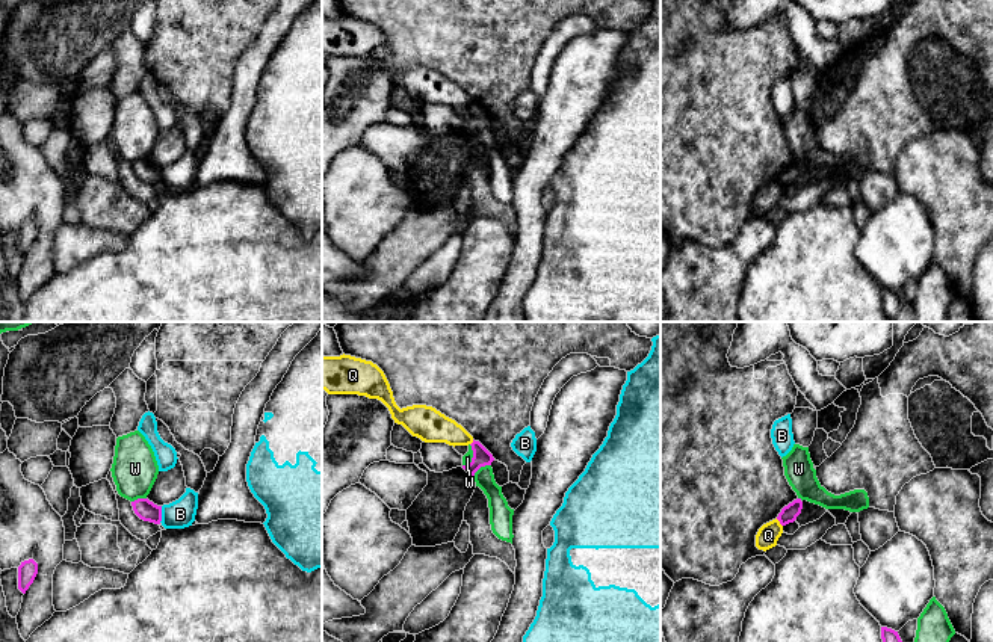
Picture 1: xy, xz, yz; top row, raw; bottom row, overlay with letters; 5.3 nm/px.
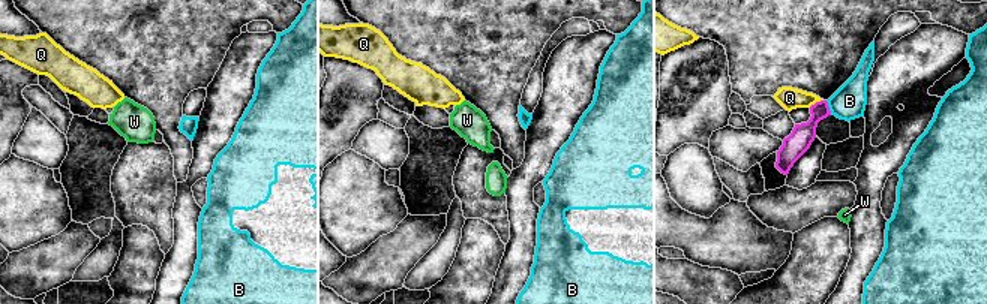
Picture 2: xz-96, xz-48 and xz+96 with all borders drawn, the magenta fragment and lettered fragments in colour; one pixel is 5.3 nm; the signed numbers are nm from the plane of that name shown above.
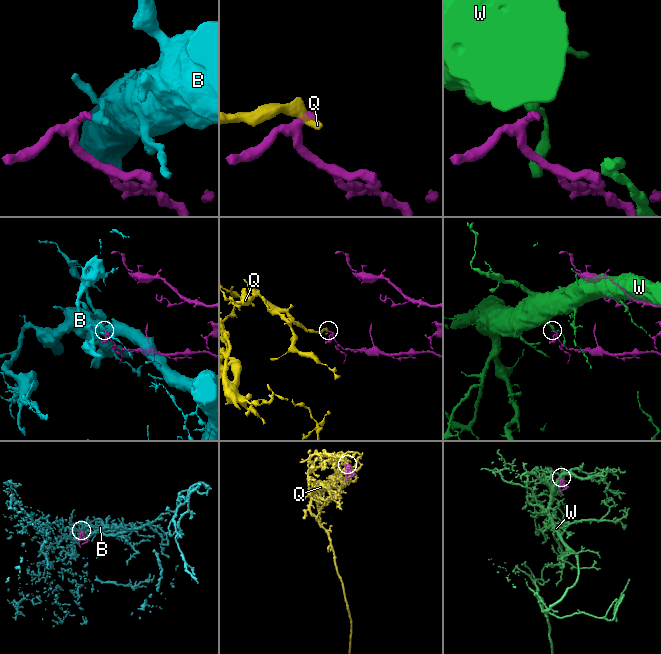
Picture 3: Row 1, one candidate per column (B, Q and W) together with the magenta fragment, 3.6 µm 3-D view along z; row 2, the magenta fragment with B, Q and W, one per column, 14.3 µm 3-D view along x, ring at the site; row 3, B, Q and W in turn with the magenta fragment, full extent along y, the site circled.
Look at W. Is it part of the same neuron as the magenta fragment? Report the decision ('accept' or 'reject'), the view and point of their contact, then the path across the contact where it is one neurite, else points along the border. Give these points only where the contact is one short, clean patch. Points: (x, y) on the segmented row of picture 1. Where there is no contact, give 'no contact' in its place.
reject; contact xz (479, 467); border xz (490, 464), (482, 466), (473, 478)

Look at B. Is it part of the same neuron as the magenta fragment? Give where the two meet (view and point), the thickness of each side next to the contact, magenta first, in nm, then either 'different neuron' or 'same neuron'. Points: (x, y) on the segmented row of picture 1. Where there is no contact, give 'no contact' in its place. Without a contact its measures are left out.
contact xy (160, 514); calibres 110 and 150 nm; different neuron

